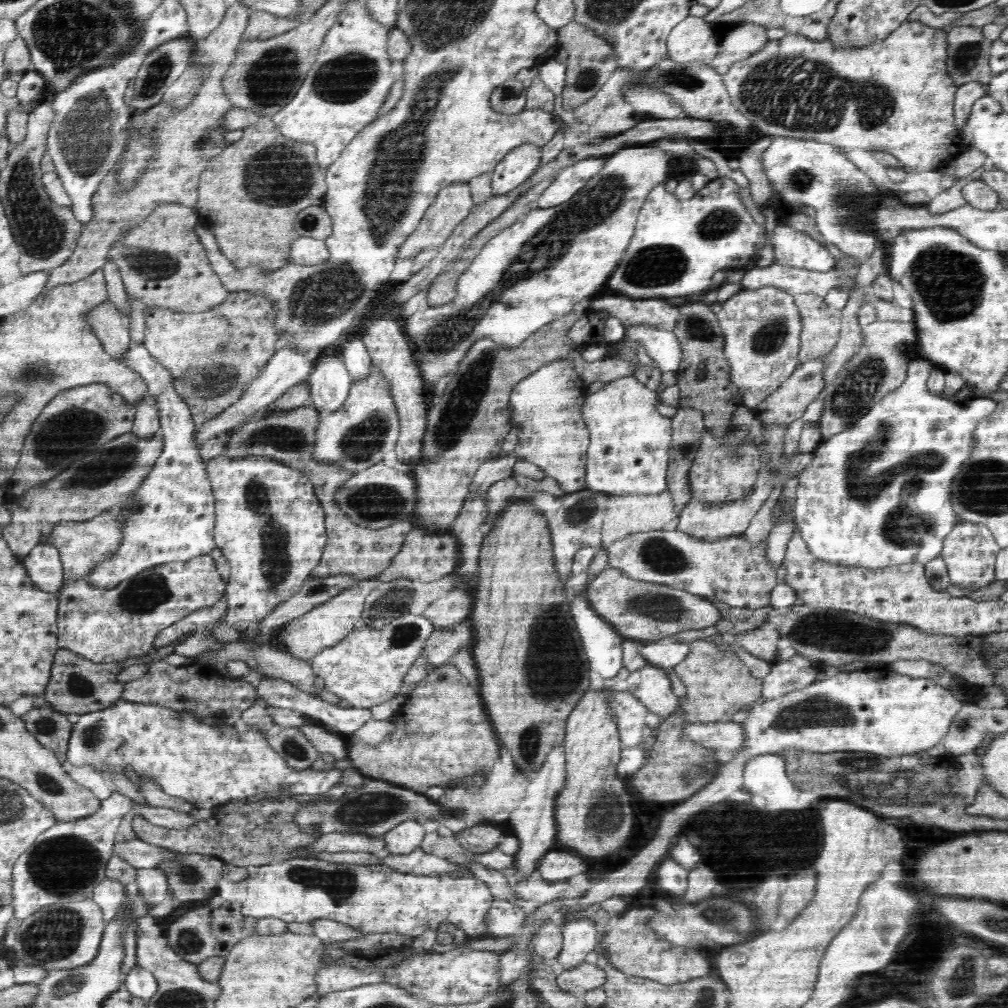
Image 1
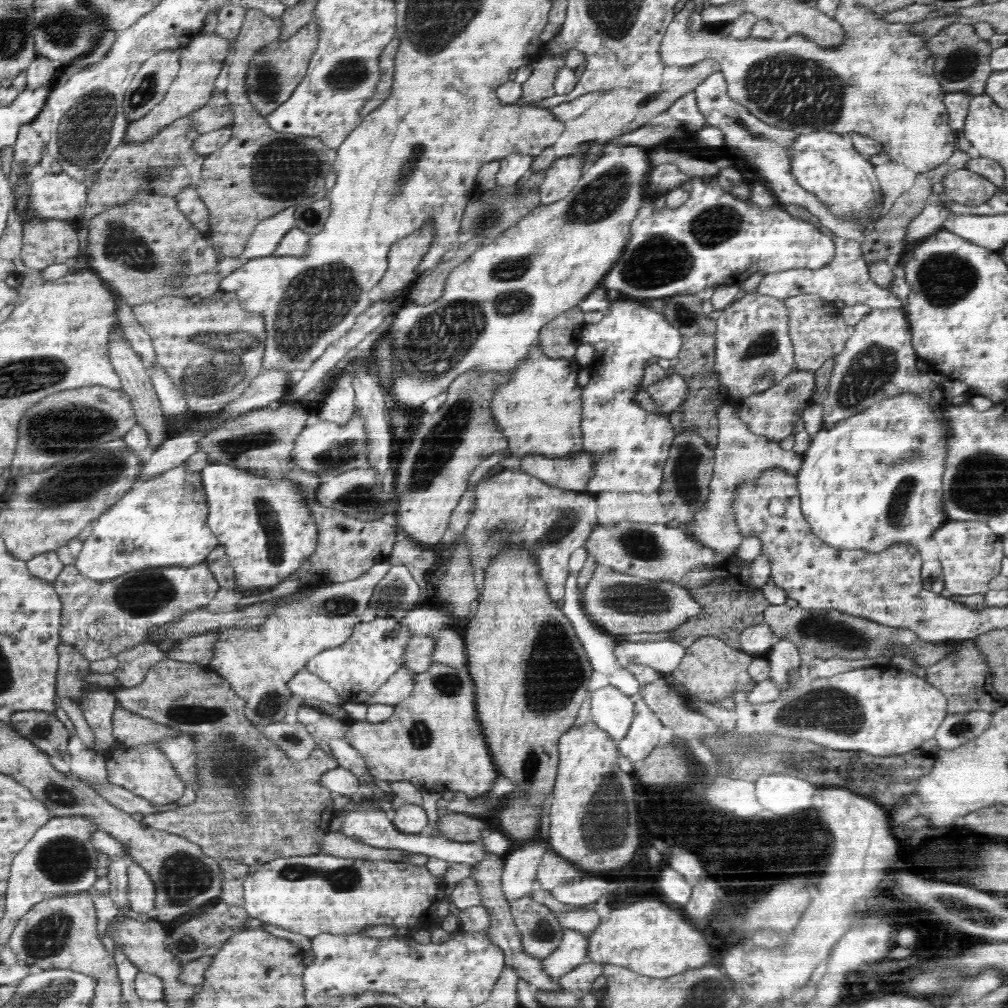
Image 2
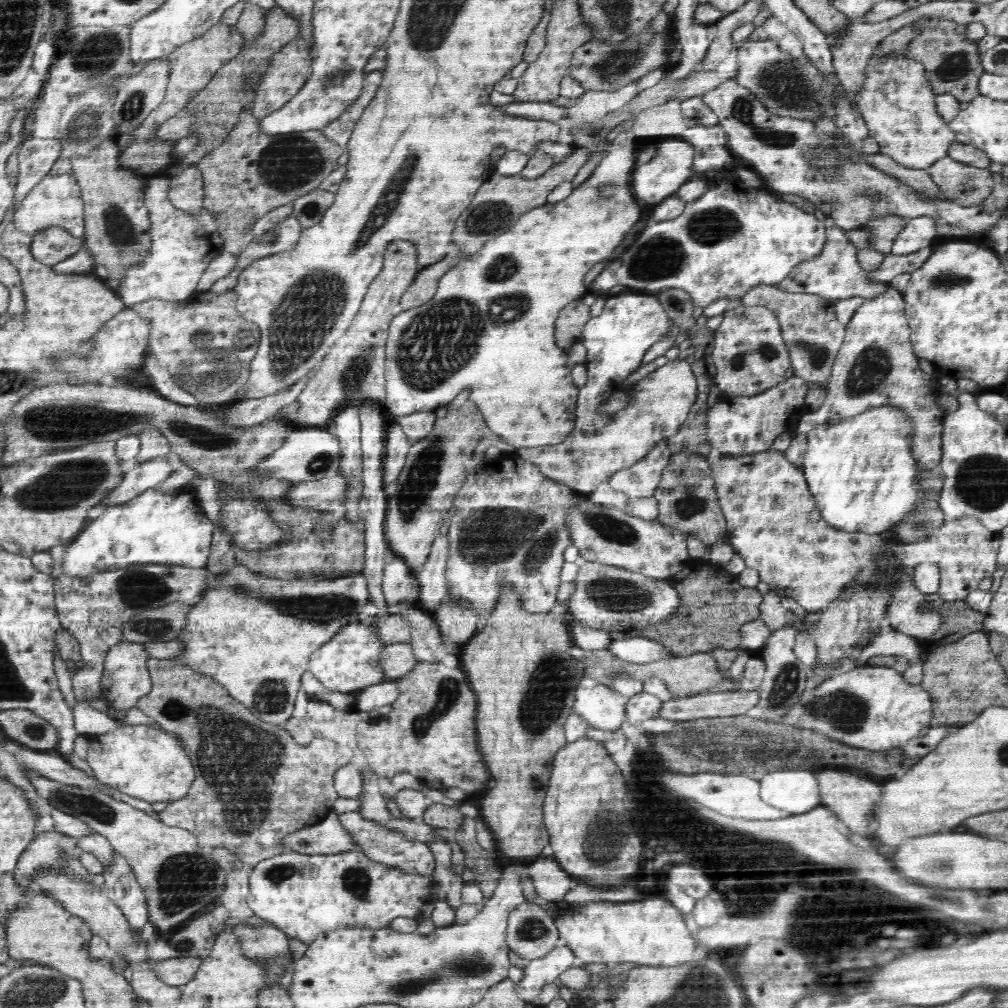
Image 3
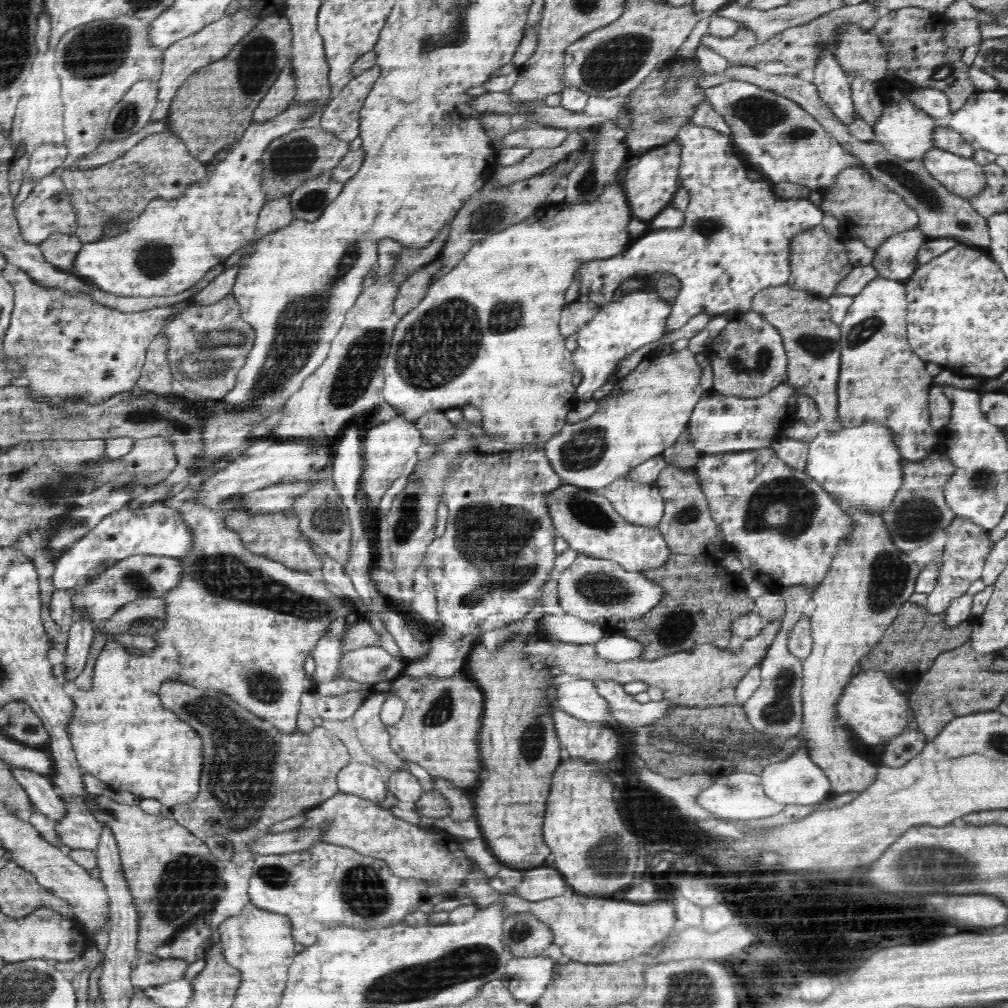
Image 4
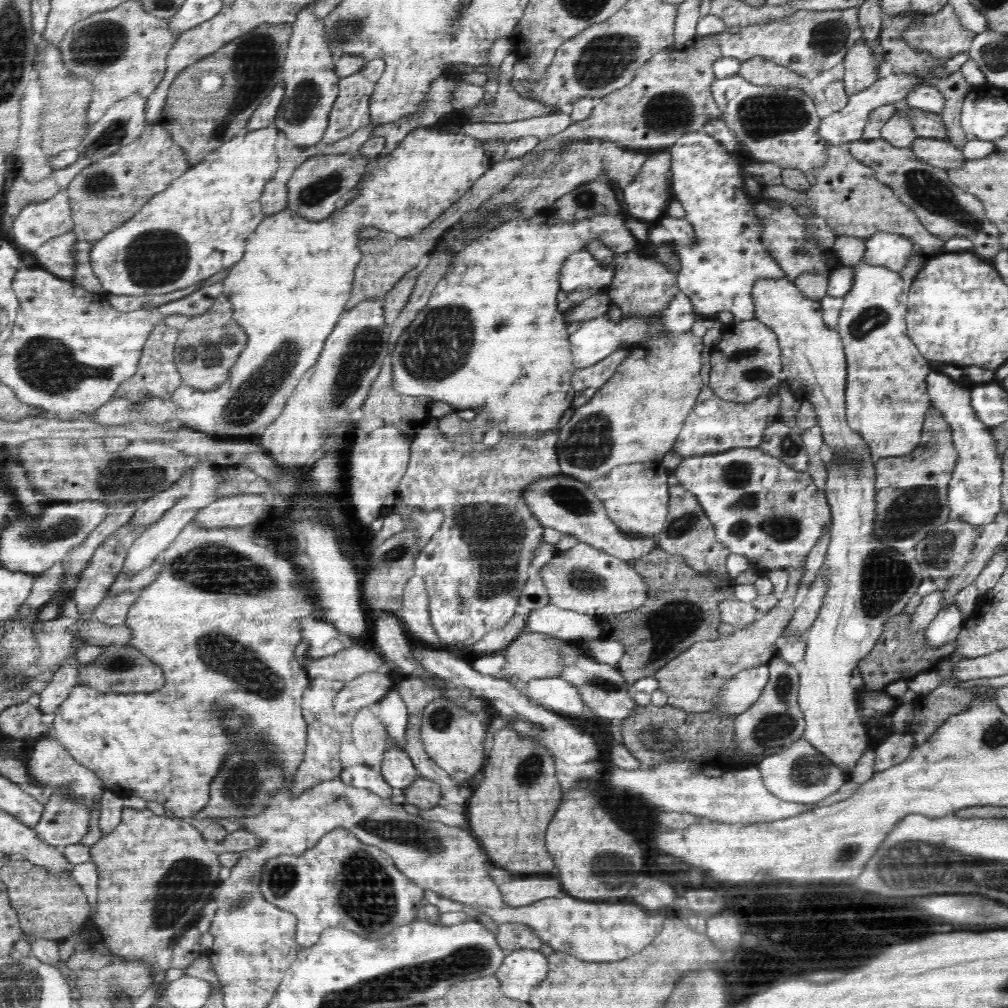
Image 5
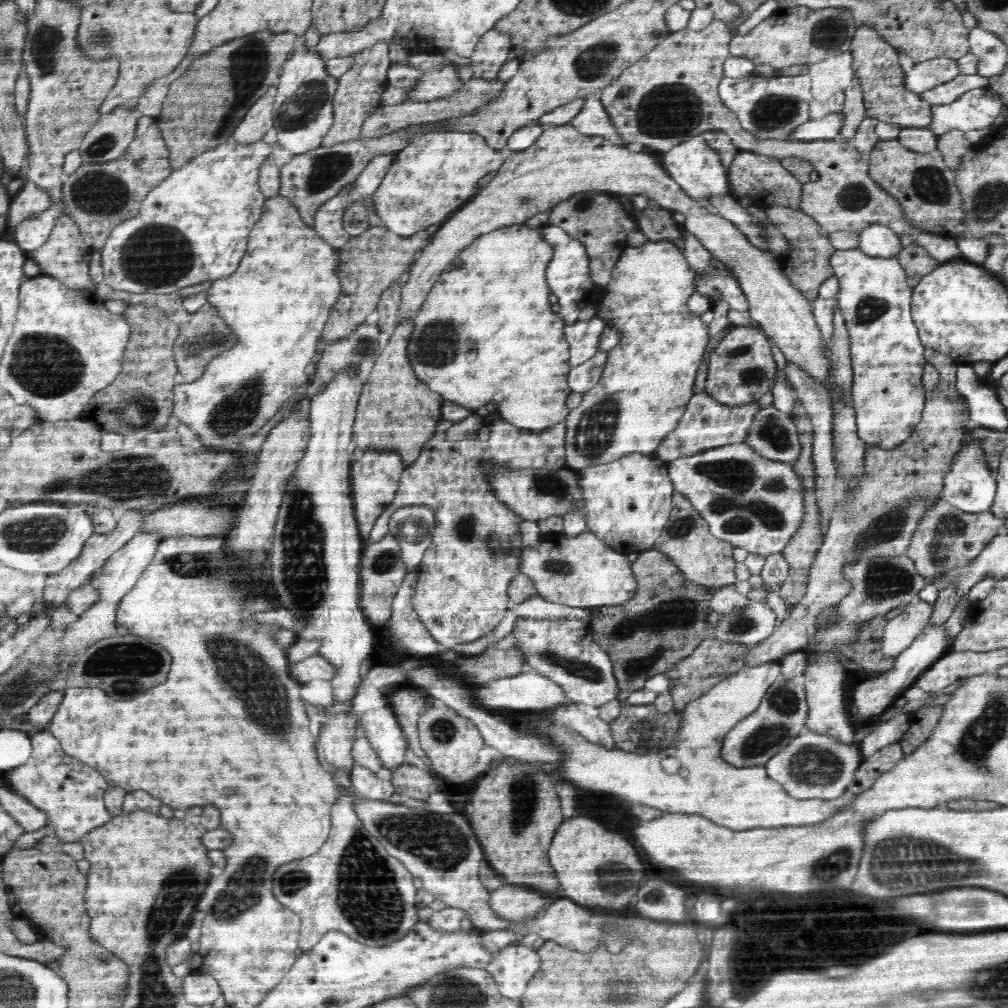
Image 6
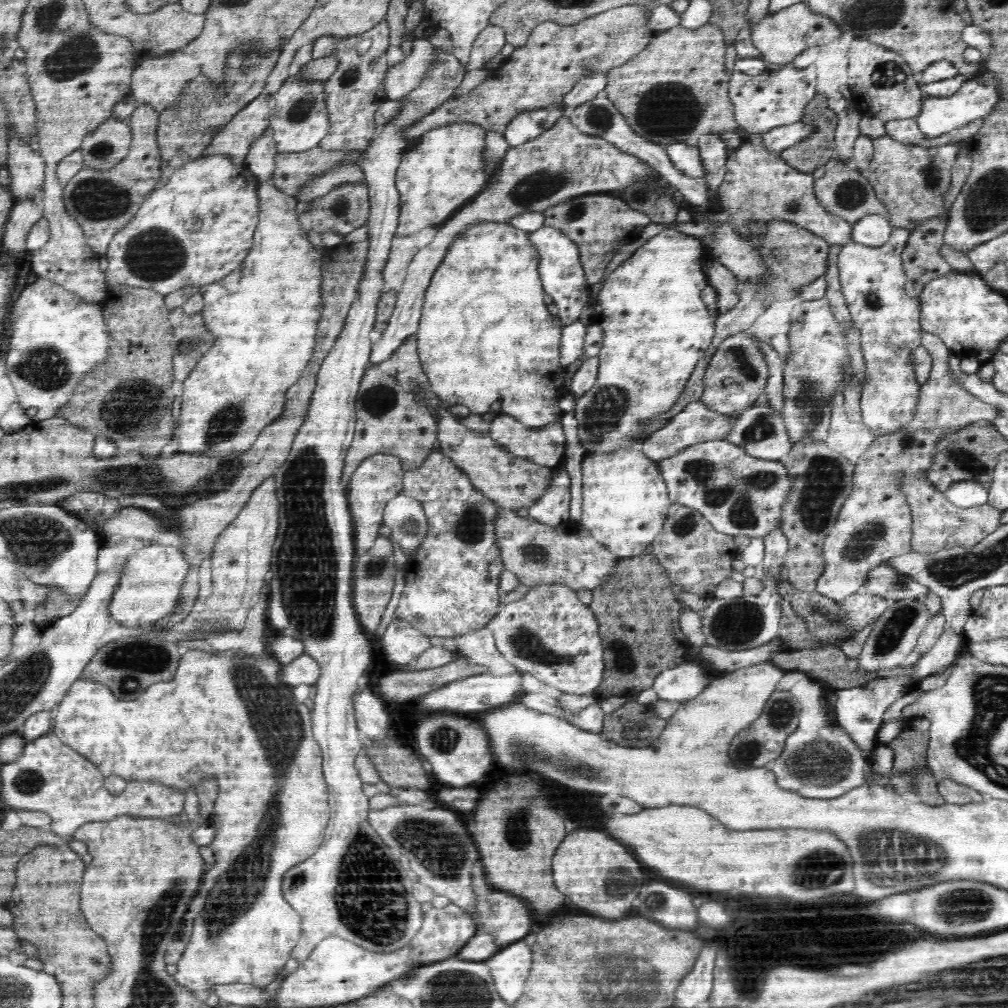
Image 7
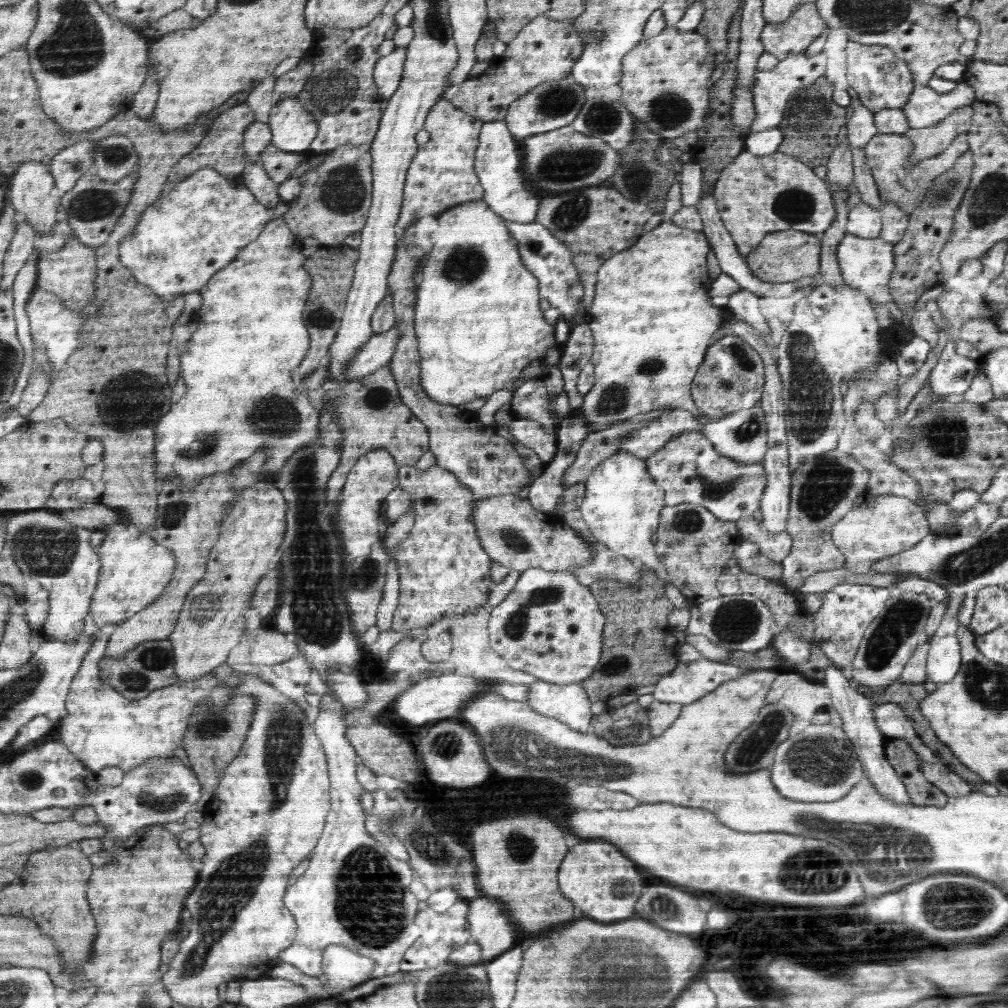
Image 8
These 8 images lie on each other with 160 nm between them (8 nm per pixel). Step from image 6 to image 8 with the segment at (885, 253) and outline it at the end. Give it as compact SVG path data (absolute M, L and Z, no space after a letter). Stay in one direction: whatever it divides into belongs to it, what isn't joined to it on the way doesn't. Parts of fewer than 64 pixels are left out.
M864 202L852 206L846 222L847 232L862 238L878 238L882 230L882 213Z

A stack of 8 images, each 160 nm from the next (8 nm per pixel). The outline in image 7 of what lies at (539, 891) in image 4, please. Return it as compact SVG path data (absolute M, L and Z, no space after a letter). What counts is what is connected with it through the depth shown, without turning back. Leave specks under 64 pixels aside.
M506 892L477 897L474 918L480 930L492 930L498 946L522 940L532 928L532 912L528 906L518 896Z

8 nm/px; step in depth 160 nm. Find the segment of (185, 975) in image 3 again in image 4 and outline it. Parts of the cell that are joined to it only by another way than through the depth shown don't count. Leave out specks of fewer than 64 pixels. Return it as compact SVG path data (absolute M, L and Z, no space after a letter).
M152 954L138 956L138 964L131 972L131 983L138 988L160 986L184 978L188 963L182 959L160 959Z

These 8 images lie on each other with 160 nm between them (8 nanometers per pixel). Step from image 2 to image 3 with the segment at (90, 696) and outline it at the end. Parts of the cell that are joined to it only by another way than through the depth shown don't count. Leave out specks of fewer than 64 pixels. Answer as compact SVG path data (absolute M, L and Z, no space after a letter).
M130 564L128 567L98 572L98 574L86 577L60 573L58 577L53 579L59 623L62 628L69 630L79 642L81 659L87 664L71 678L77 702L89 705L88 698L86 698L88 694L92 694L92 696L97 694L100 700L104 700L100 688L104 658L106 658L106 654L112 646L116 646L123 641L122 628L124 628L126 622L139 616L142 612L157 610L157 608L162 608L162 606L172 602L186 603L192 606L199 598L204 596L206 586L208 586L208 571L206 571L206 568L196 569L176 564Z

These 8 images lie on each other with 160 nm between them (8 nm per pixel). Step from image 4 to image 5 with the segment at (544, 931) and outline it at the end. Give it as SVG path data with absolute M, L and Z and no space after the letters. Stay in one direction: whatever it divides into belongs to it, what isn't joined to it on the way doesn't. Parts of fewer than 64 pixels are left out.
M504 923L497 925L496 940L502 949L508 953L520 949L540 950L543 940L538 933L526 924Z

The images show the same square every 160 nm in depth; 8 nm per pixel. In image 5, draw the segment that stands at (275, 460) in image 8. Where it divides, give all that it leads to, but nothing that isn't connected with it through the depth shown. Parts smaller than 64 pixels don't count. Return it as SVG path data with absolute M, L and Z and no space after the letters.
M434 125L418 128L412 130L404 139L399 142L399 145L392 150L390 154L386 156L379 155L374 160L367 164L364 172L357 184L359 193L352 197L343 207L340 207L335 213L332 213L328 218L321 221L309 221L302 218L300 215L296 215L292 210L284 208L282 212L278 214L272 214L272 216L266 216L263 218L260 226L256 228L254 232L248 237L245 244L245 252L242 260L231 266L230 272L227 277L222 281L222 294L226 295L232 306L234 306L234 320L244 328L244 332L248 334L248 346L244 348L244 351L240 354L236 365L230 370L229 378L218 386L216 390L196 390L190 386L178 387L174 392L170 400L161 400L160 398L144 398L142 402L131 402L126 398L113 398L107 404L104 404L99 410L96 410L93 414L92 420L98 424L114 426L119 424L128 424L133 422L150 422L150 423L177 423L179 426L188 424L196 430L202 430L202 432L208 432L208 434L220 434L220 436L251 436L251 432L256 432L260 428L266 428L272 424L273 420L282 413L286 402L291 398L296 386L300 384L300 380L307 375L308 370L311 370L315 363L319 360L320 352L323 352L326 338L333 332L332 328L336 326L340 320L348 300L350 300L350 292L352 292L352 282L354 282L354 272L356 266L360 264L362 258L362 251L360 251L360 230L364 226L373 226L374 228L384 230L399 236L400 238L408 238L420 232L424 231L427 225L432 224L440 214L444 214L452 204L456 204L468 190L470 186L484 174L492 166L489 158L486 158L486 152L484 152L484 146L480 144L478 139L471 138L462 132L446 132L446 130L437 130Z

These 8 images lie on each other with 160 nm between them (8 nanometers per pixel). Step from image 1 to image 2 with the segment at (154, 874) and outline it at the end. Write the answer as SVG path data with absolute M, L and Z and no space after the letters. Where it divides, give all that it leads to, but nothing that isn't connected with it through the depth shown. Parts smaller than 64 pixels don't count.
M131 862L127 868L129 886L126 889L130 909L134 912L153 914L156 904L156 888L144 867Z

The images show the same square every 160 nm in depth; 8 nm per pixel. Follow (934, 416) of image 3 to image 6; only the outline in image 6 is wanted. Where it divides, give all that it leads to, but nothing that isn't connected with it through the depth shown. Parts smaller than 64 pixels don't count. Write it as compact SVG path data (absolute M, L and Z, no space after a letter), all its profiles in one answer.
M859 248L836 249L829 258L834 276L840 281L836 298L845 327L850 336L852 369L851 403L856 412L857 435L868 445L884 450L892 450L910 438L915 426L920 422L925 406L925 388L922 384L924 373L924 346L920 344L918 328L911 315L913 289L907 283L907 274L896 256L882 258L868 256Z

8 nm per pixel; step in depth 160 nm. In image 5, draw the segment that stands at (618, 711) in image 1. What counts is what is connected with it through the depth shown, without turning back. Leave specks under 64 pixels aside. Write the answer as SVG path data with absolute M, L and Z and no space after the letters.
M562 677L532 678L527 686L530 701L567 716L597 718L582 701L582 693Z

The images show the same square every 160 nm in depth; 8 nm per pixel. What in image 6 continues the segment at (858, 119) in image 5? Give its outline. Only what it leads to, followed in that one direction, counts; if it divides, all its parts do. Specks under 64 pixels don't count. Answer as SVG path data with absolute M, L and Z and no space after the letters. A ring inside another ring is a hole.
M938 57L921 63L914 63L911 70L903 72L903 82L905 82L903 85L906 90L920 94L956 78L960 73L957 61ZM830 112L819 119L811 118L796 128L789 141L837 140L842 131L842 124L844 118L841 112Z

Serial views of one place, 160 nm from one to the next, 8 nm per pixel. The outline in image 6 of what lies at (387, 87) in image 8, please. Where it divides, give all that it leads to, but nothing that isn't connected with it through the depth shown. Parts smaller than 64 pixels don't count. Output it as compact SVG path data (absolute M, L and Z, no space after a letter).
M456 66L443 69L430 69L424 71L416 88L406 88L408 98L412 101L430 101L452 96L456 90L462 88L462 79L456 73Z

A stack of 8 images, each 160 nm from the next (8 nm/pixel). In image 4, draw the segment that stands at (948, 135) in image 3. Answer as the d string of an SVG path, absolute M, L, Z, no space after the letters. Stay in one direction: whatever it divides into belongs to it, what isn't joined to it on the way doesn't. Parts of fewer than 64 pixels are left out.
M894 88L893 95L886 100L880 118L873 124L874 141L885 146L885 149L894 156L904 160L923 160L924 156L934 148L934 132L941 122L930 116L927 112L920 110L908 94L900 88Z

